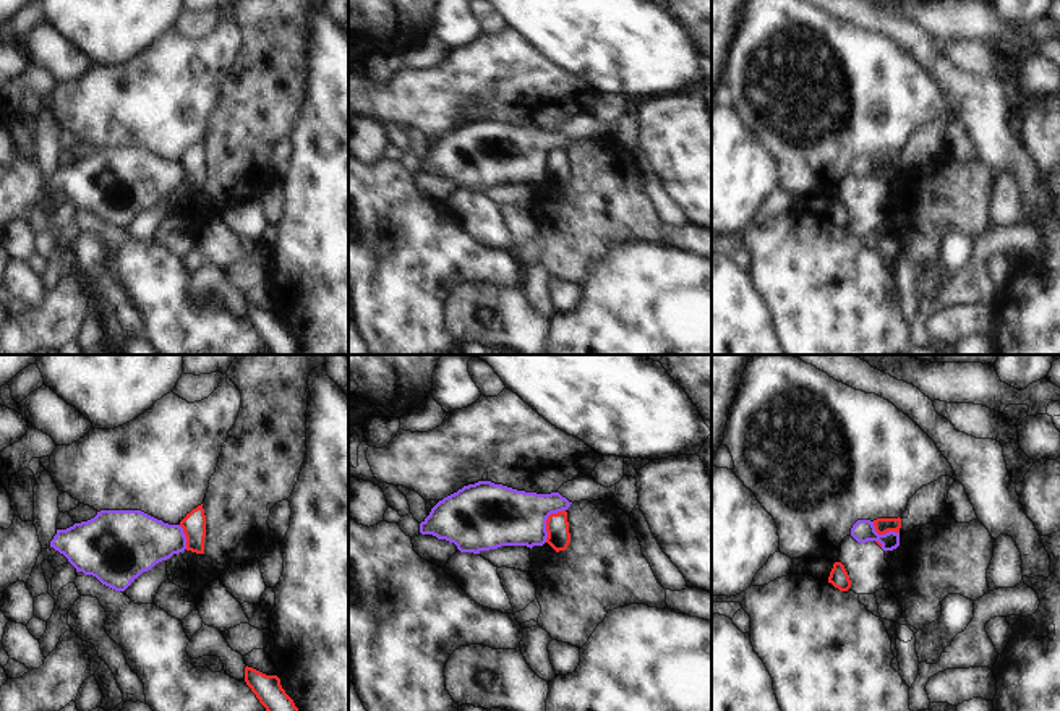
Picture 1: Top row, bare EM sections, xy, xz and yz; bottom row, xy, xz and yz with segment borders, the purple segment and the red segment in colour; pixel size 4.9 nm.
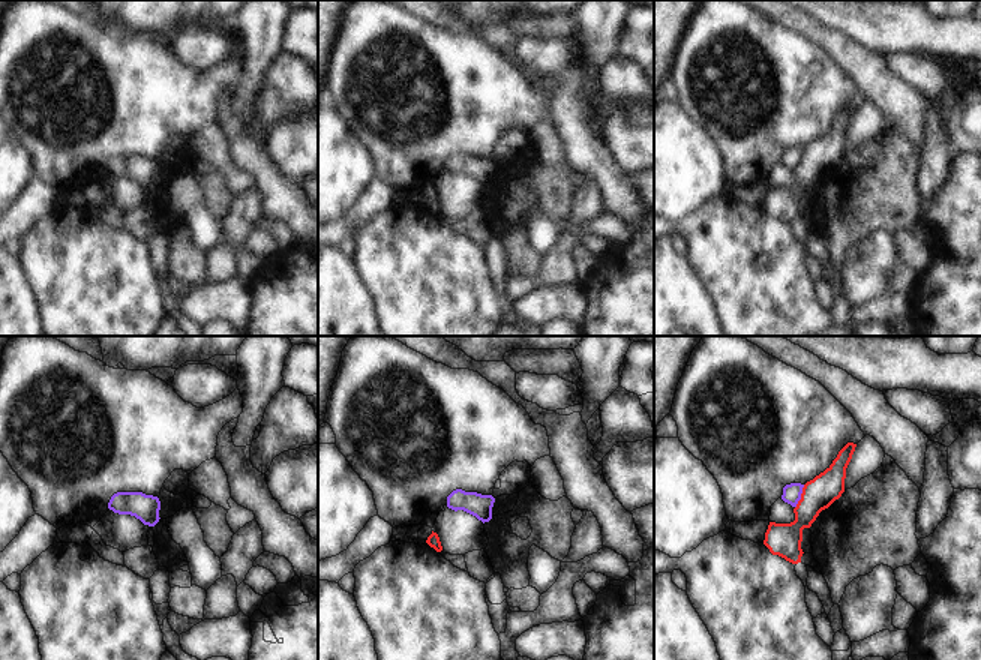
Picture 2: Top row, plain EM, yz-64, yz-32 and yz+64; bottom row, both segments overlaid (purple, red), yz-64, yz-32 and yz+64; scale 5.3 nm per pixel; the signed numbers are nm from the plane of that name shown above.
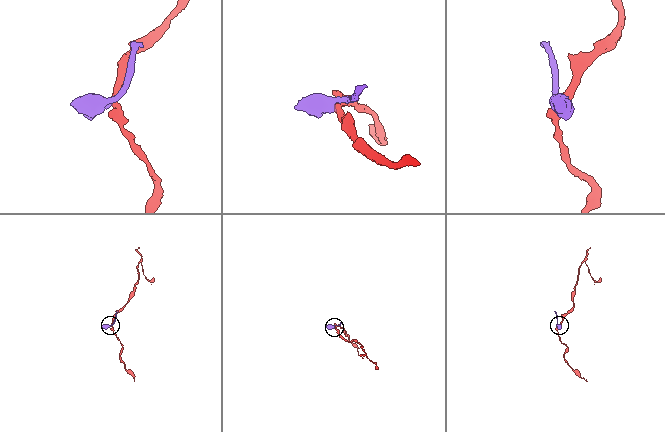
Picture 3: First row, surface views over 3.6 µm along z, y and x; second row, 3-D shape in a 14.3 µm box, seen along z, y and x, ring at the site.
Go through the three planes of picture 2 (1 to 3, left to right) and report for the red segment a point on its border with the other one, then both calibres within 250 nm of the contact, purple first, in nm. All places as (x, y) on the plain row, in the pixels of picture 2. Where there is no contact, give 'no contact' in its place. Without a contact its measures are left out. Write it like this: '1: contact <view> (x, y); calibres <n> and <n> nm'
1: no contact
2: no contact
3: contact yz+64 (800, 161); calibres 100 and 180 nm

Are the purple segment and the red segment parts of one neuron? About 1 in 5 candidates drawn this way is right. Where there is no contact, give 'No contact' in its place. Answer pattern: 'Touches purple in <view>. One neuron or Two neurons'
Touches purple in xz. Two neurons

